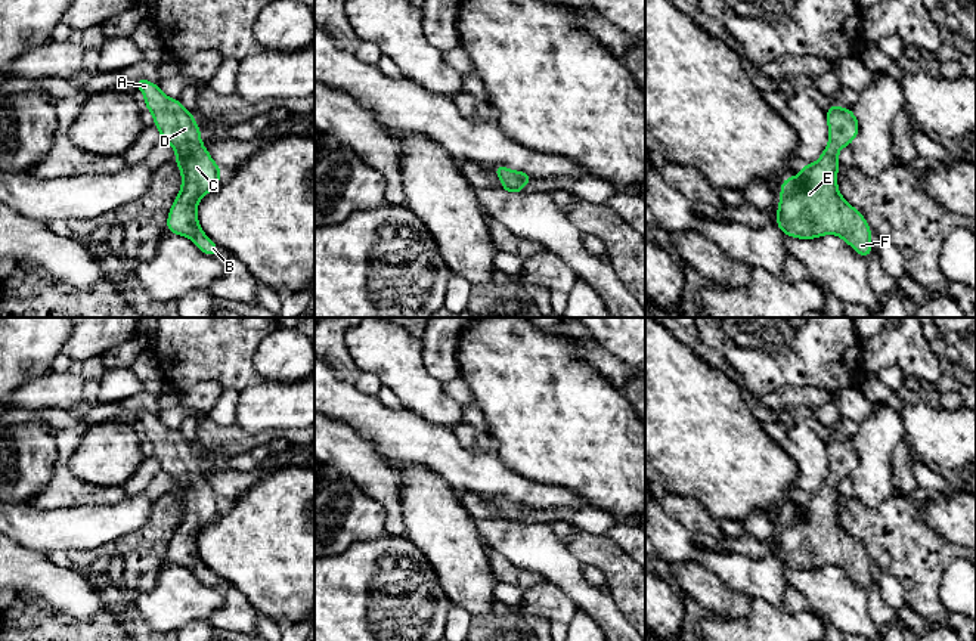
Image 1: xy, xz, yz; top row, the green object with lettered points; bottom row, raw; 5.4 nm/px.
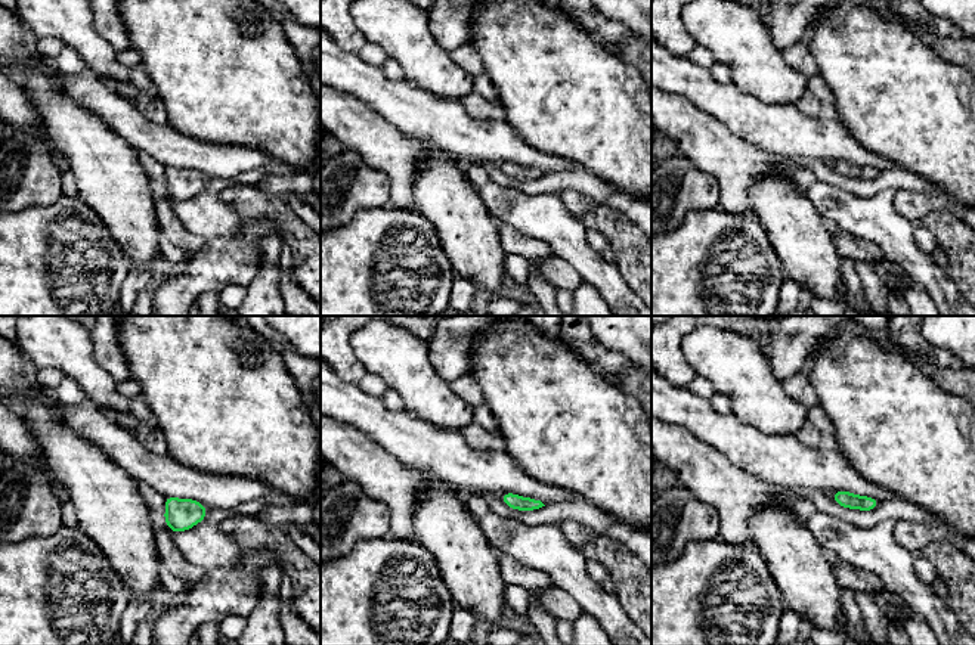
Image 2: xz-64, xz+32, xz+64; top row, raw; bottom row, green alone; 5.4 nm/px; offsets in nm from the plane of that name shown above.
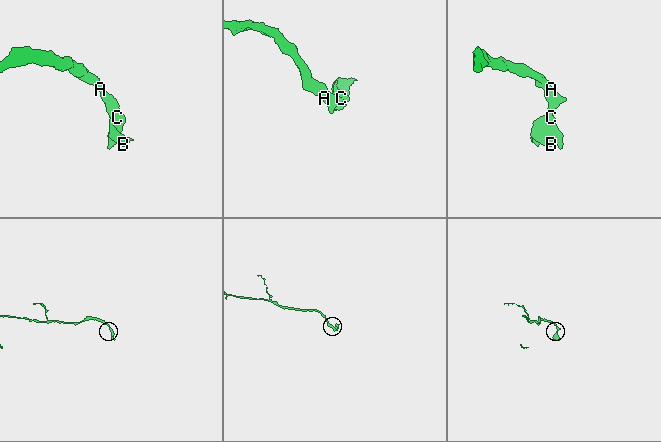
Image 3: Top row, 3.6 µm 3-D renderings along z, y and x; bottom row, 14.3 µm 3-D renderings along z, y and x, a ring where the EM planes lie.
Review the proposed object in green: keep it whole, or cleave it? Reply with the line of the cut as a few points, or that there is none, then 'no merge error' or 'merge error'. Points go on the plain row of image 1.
no cut; no merge error

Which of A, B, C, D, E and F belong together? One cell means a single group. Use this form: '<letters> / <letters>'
A B C D E F

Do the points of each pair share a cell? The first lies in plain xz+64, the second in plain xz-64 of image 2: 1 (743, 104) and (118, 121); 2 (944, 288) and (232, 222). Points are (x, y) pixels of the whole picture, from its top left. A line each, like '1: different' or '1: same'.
1: same
2: same

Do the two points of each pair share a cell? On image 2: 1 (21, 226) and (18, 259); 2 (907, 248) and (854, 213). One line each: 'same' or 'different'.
1: same
2: same

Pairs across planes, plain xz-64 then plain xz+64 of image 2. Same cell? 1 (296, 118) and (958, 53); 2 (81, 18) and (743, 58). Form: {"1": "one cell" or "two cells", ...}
{"1": "two cells", "2": "one cell"}

